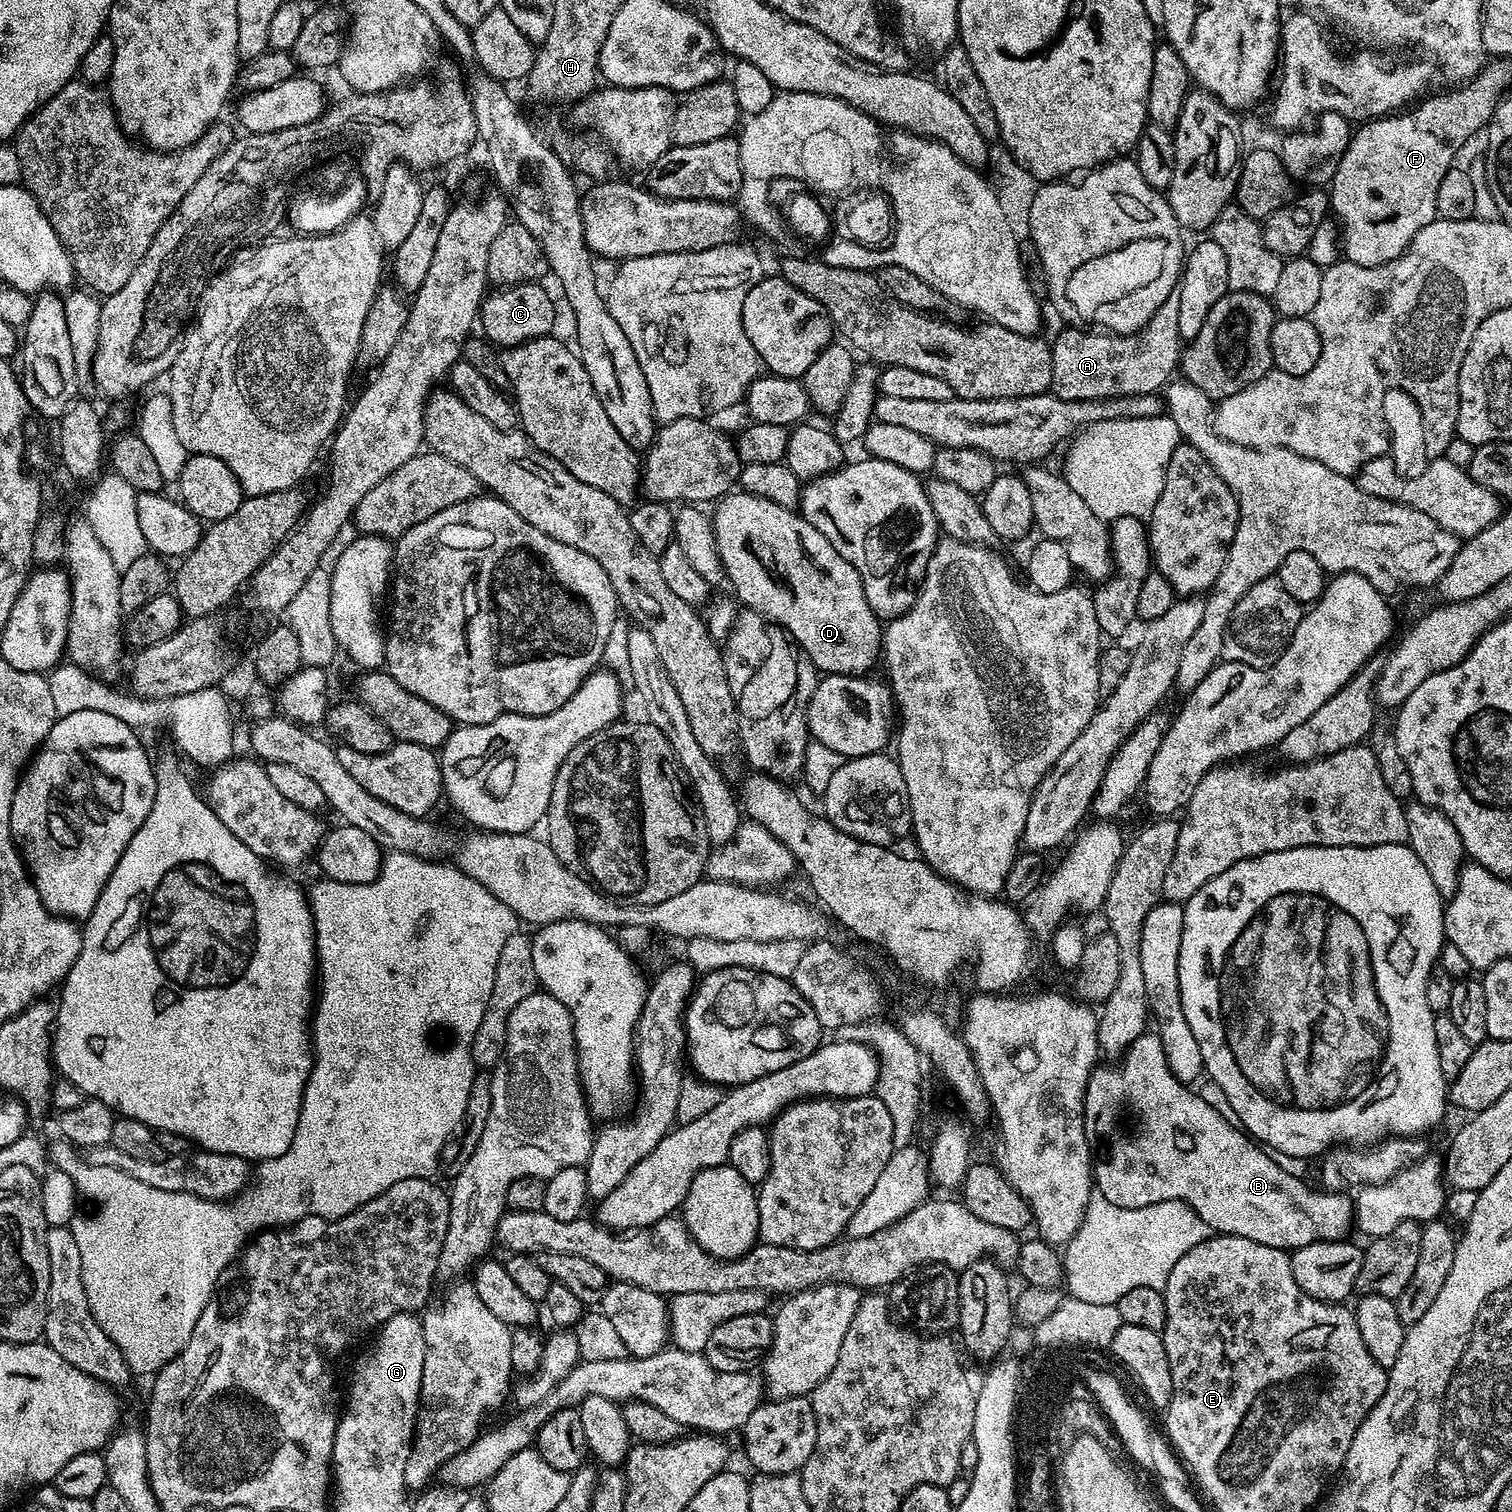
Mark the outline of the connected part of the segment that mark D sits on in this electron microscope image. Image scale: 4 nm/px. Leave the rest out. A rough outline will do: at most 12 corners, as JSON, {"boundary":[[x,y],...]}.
{"boundary":[[799,511],[710,519],[727,583],[821,673],[871,673],[882,620]]}

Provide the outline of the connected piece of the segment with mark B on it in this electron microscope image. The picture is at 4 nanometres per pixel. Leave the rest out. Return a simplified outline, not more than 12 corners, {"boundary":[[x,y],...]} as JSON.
{"boundary":[[1145,1034],[1092,1069],[1084,1133],[1114,1206],[1184,1200],[1295,1250],[1354,1228]]}

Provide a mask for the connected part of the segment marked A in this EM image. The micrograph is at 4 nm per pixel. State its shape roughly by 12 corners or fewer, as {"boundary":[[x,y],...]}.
{"boundary":[[1178,291],[1130,333],[1065,328],[1053,395],[1163,389],[1182,351]]}

